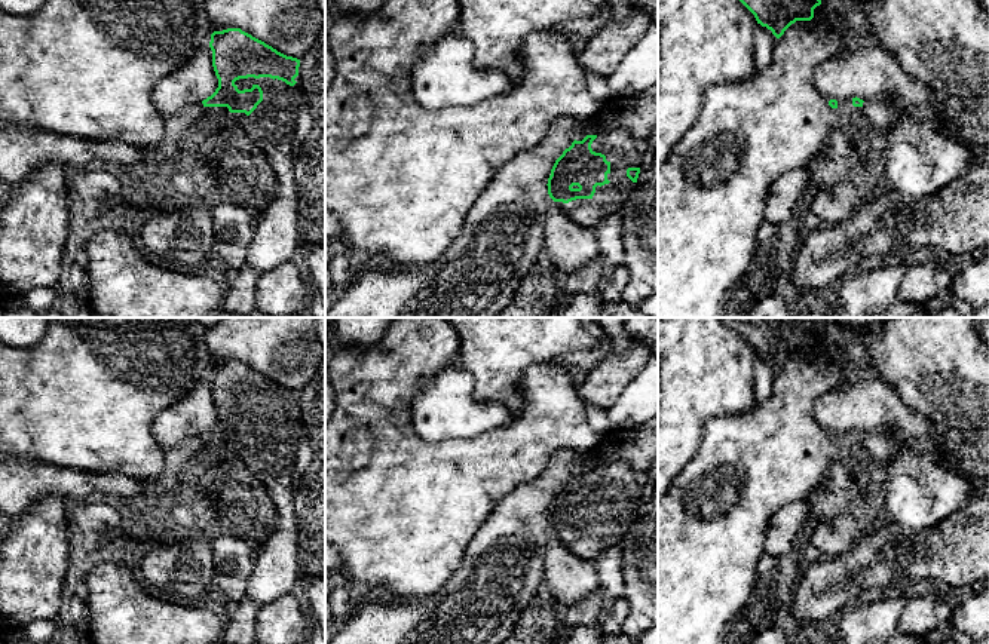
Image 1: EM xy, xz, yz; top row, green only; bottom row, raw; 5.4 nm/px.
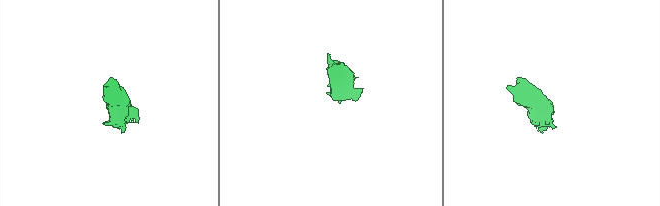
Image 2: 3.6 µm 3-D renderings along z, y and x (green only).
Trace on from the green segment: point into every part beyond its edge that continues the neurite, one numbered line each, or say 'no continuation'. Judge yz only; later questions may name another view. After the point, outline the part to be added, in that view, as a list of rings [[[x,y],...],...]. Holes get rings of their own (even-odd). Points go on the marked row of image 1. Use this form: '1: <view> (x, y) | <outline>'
no continuation

